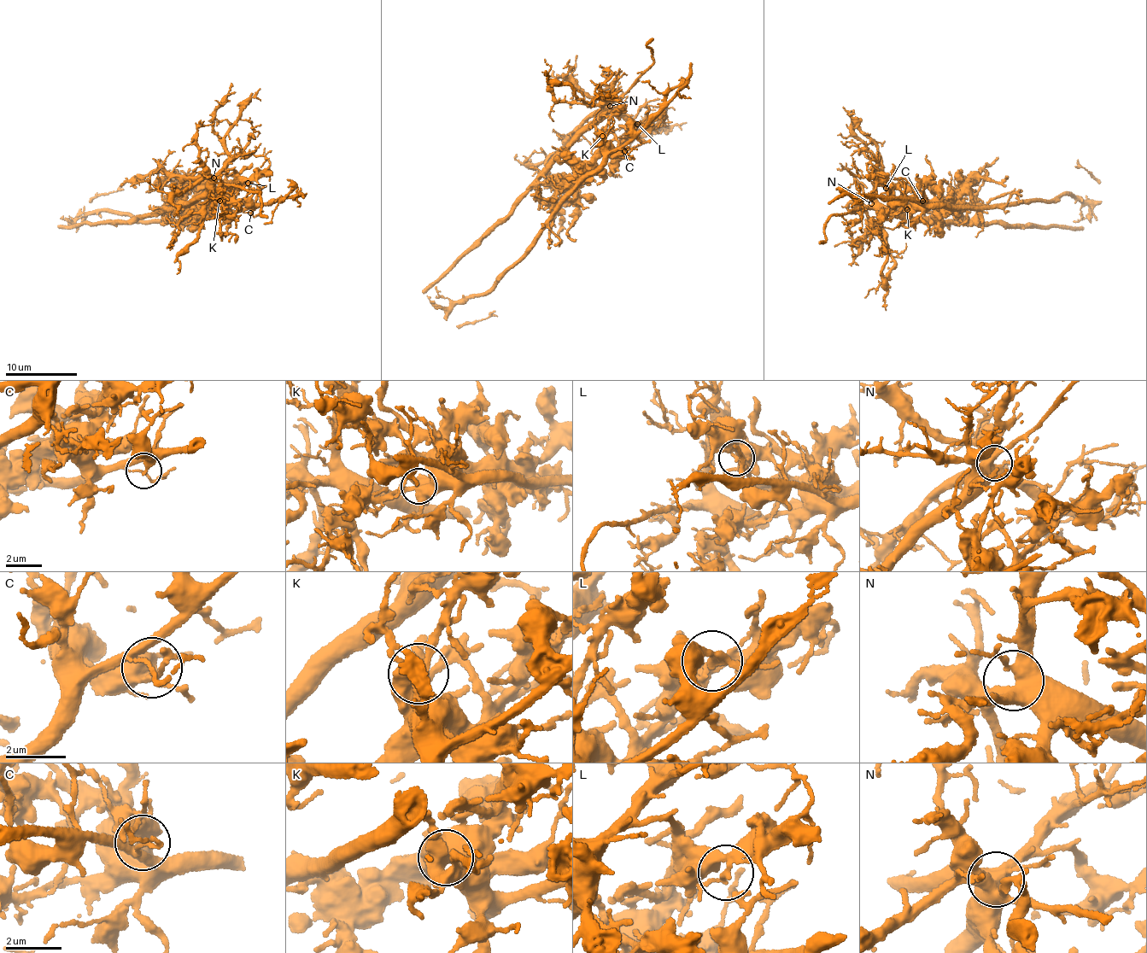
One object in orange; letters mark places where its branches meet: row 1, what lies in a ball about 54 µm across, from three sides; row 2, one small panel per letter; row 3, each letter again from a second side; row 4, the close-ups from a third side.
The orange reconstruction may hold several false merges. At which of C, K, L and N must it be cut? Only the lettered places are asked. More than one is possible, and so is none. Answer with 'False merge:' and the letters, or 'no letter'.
False merge: L

